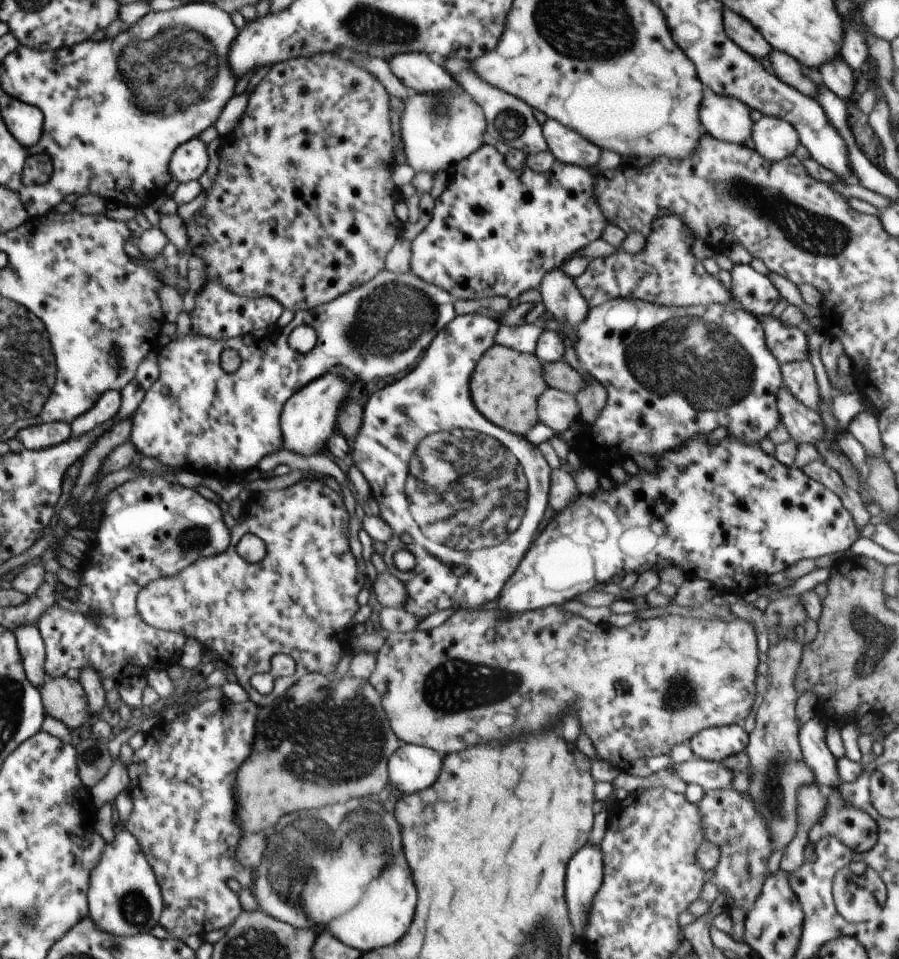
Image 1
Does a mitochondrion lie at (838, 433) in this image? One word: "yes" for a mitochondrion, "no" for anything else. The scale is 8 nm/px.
no

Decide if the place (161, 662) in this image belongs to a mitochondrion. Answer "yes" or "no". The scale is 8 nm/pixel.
no

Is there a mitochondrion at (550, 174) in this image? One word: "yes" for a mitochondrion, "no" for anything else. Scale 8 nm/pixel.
no

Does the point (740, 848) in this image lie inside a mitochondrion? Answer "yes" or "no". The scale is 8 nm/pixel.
no

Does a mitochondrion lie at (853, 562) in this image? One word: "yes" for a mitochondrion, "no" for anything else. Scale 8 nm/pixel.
no

